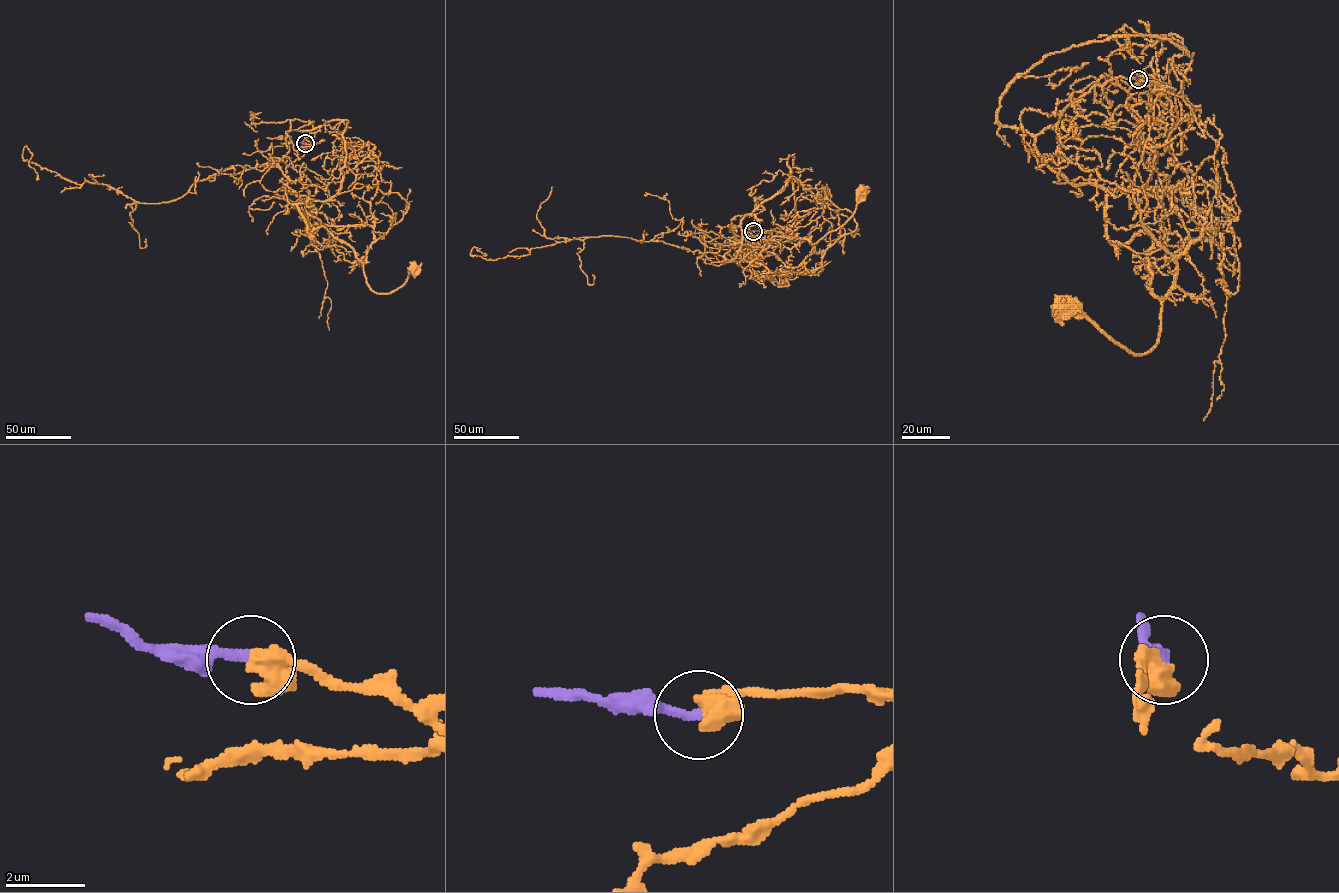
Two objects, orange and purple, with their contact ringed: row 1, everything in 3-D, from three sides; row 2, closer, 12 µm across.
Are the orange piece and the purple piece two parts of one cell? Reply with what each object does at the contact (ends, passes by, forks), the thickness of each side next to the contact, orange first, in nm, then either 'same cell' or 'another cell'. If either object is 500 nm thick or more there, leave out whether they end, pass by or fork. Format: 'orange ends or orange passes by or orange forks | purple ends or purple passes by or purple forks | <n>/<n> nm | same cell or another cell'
700/240 nm | same cell

